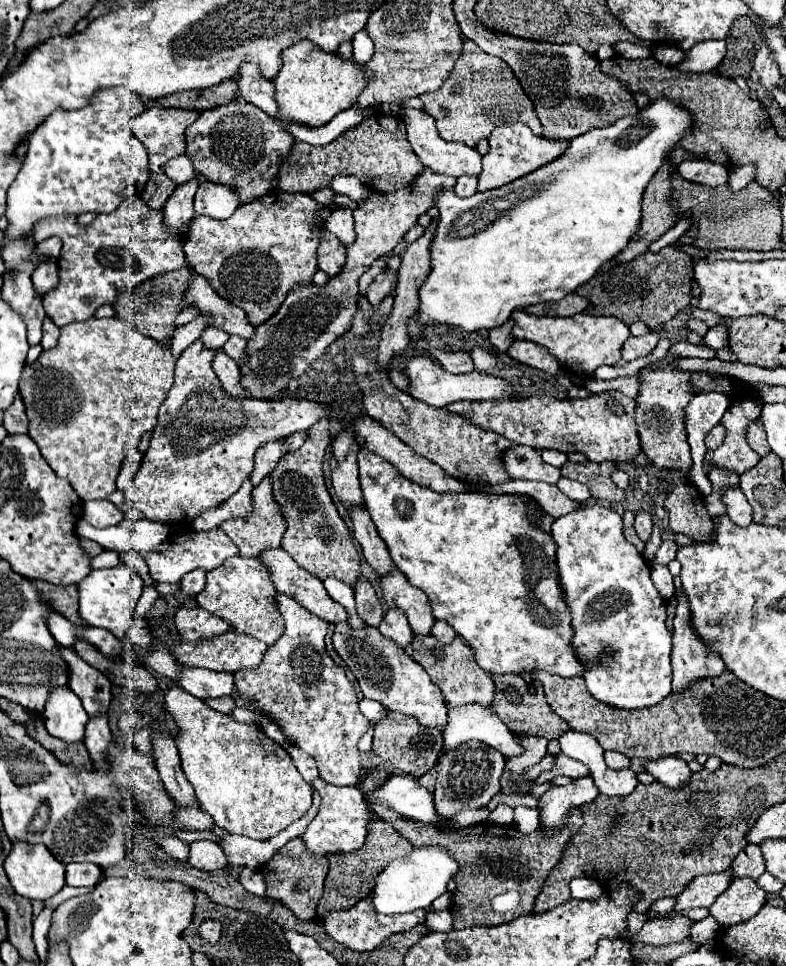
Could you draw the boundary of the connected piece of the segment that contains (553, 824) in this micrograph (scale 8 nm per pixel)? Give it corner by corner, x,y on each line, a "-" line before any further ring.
591,776
575,778
567,786
555,786
539,800
539,818
547,832
561,826
563,818
569,816
571,808
579,808
591,802
597,796
597,786
593,784

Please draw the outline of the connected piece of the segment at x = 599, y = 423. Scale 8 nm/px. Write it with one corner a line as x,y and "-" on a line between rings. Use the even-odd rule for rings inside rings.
609,390
601,394
589,394
585,398
557,400
547,394
529,396
525,400
487,400
487,402
453,402
449,412
469,418
483,430
497,432
517,444
525,444
537,450
581,452
593,462
629,462
639,450
639,438
635,432
635,400

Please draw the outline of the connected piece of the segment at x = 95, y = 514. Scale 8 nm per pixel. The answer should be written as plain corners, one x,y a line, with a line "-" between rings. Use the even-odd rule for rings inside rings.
93,500
83,506
83,518
97,528
109,528
123,520
123,512
109,500

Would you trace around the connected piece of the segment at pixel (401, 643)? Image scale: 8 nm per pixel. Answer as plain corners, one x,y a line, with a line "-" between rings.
391,608
383,622
379,624
379,630
387,636
387,638
393,638
393,642
399,646
399,648
407,648
411,642
413,642
413,632
409,628
409,622
407,622
407,616
399,610
399,608

